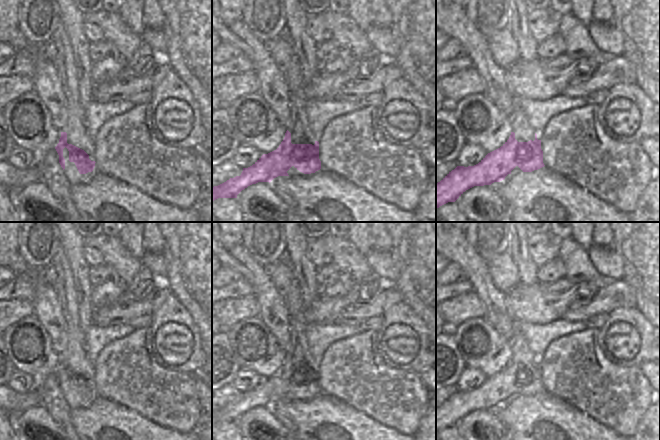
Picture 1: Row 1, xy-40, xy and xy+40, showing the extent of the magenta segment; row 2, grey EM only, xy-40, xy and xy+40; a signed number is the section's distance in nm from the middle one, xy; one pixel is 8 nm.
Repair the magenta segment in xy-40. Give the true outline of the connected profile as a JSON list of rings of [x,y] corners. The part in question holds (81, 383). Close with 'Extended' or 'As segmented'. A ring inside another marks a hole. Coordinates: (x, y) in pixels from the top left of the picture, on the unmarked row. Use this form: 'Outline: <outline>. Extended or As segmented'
Outline: [[[61,356],[61,361],[59,363],[59,367],[57,368],[57,370],[55,371],[58,379],[59,379],[59,387],[61,389],[61,391],[63,392],[63,394],[65,393],[65,383],[63,381],[63,373],[67,372],[69,375],[69,385],[70,386],[74,386],[79,397],[80,398],[86,398],[88,396],[92,396],[94,391],[95,391],[95,385],[91,385],[89,383],[89,379],[82,373],[72,369],[72,368],[68,368],[67,367],[67,357],[66,356]]]. As segmented.

